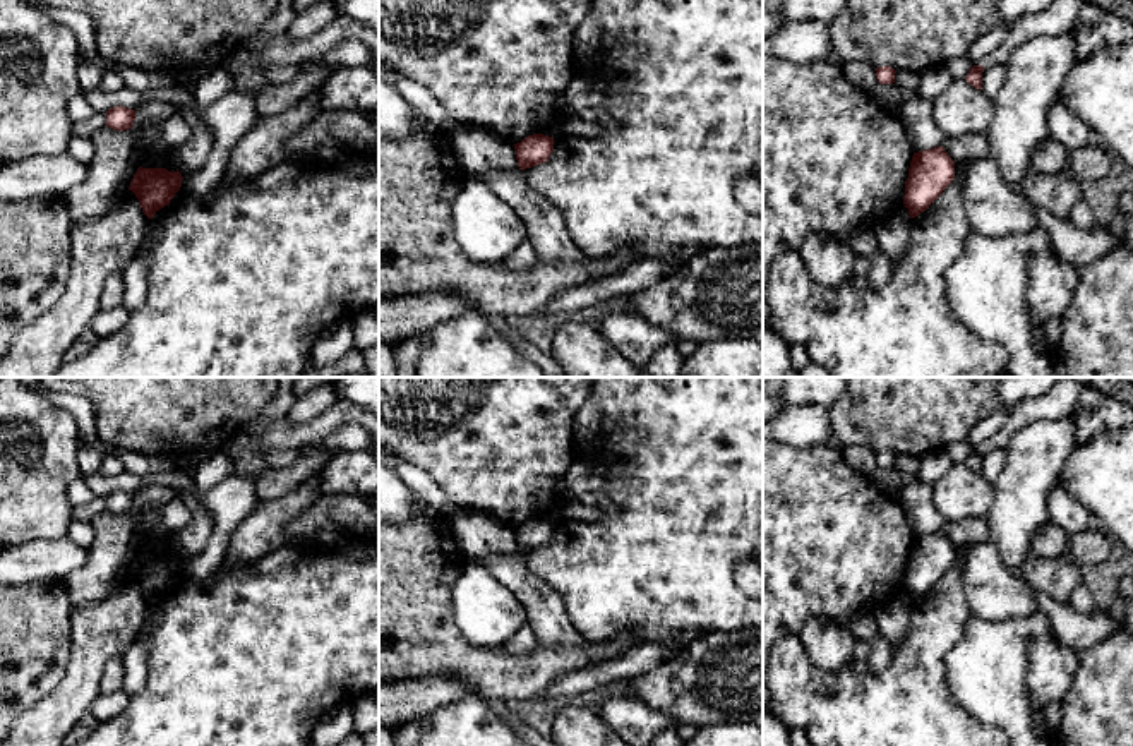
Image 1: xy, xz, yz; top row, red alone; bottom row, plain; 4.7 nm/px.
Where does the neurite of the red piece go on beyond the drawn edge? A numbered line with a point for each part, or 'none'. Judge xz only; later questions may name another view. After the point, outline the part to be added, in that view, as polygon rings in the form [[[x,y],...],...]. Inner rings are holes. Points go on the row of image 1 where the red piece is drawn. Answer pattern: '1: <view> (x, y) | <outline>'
none

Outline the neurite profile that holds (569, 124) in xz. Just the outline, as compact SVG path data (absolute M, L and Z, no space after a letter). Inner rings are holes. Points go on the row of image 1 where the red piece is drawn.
M562 115L557 123L549 127L543 135L549 137L564 137L564 135L583 135L583 137L598 137L605 127L598 122L586 122L576 115Z

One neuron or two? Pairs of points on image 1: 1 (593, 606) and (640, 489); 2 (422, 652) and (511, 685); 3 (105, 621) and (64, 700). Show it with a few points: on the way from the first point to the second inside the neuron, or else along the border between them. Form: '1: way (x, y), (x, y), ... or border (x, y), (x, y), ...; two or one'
1: way (619, 577), (640, 556), (640, 518); one
2: way (444, 652), (489, 669); one
3: way (95, 640), (83, 681); one

